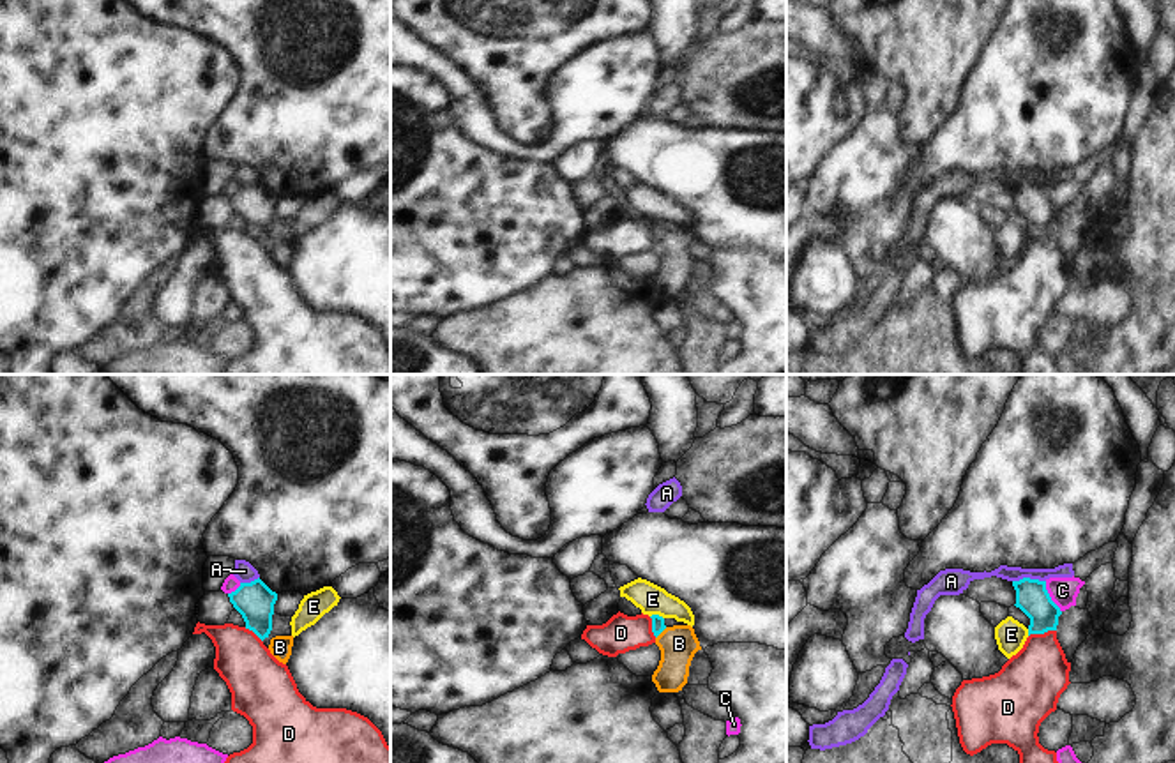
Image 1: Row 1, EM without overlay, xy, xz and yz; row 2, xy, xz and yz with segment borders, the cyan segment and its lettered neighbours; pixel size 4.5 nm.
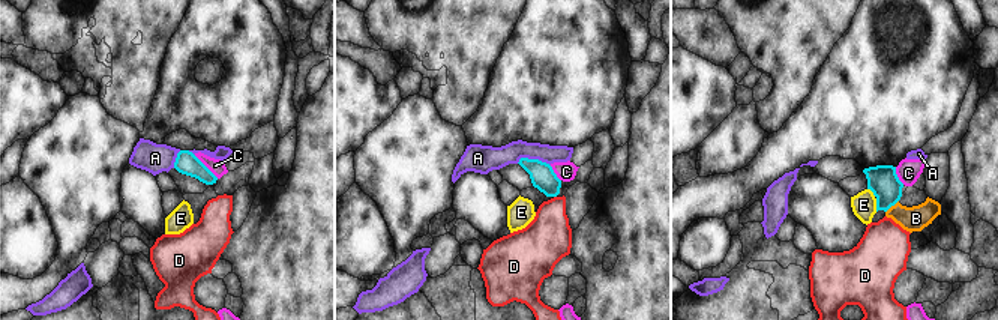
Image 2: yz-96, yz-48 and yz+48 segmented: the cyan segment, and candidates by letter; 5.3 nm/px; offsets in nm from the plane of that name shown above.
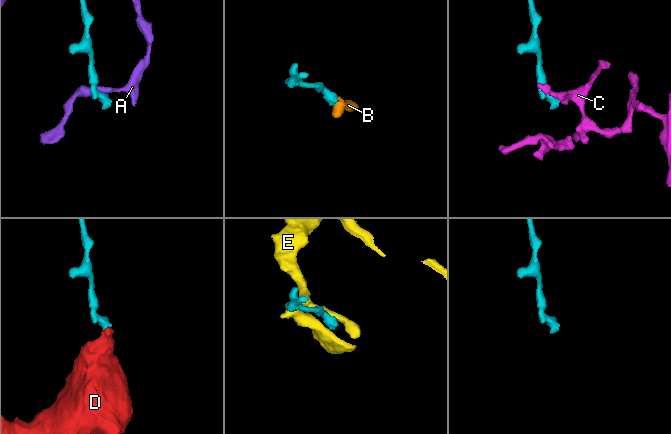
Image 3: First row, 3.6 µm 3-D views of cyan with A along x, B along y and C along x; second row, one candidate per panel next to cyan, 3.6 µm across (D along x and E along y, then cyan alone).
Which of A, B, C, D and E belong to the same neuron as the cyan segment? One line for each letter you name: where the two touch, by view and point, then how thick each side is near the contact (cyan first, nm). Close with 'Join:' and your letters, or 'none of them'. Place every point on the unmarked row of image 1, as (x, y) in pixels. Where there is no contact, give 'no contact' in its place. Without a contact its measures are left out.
B: contact xz (661, 235); calibres 60 and 170 nm
Join: B

